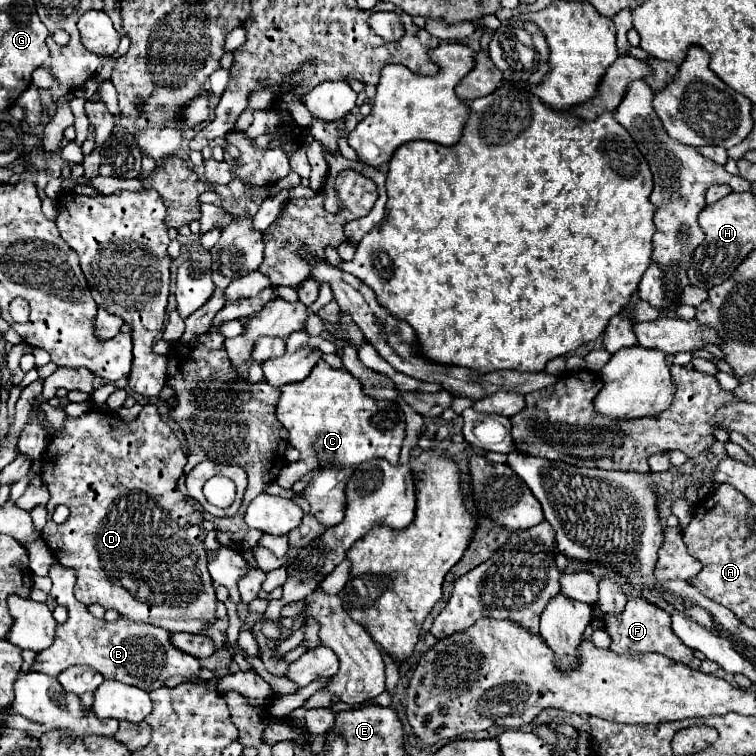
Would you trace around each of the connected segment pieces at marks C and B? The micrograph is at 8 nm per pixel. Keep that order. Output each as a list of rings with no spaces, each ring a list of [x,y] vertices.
[[[323,359],[313,367],[307,379],[281,387],[281,397],[275,405],[275,413],[281,425],[289,431],[289,443],[301,453],[301,461],[289,465],[277,477],[277,485],[283,489],[291,489],[293,483],[303,477],[303,465],[305,471],[313,471],[325,465],[359,465],[375,457],[387,459],[391,465],[399,463],[399,451],[405,439],[405,417],[399,405],[393,401],[377,401],[367,397],[361,389],[361,383],[351,373],[345,369],[333,369]]]
[[[55,563],[50,568],[48,576],[52,580],[51,597],[59,603],[65,605],[69,609],[69,619],[63,625],[57,625],[55,629],[55,643],[45,649],[43,653],[39,653],[33,661],[33,665],[29,667],[29,671],[39,671],[45,675],[53,675],[57,677],[63,669],[71,667],[71,665],[89,665],[93,669],[97,669],[105,679],[115,679],[127,685],[135,685],[143,691],[151,691],[151,689],[159,689],[165,685],[165,679],[173,677],[173,675],[185,675],[185,677],[193,677],[191,681],[197,681],[195,675],[201,671],[201,665],[195,657],[183,653],[181,649],[175,649],[175,645],[171,645],[171,633],[163,627],[155,627],[155,625],[147,625],[141,621],[131,621],[127,617],[119,617],[115,621],[105,621],[105,619],[97,619],[87,611],[87,605],[83,605],[81,601],[77,601],[74,596],[74,586],[76,575],[73,569],[63,569],[63,565]]]

